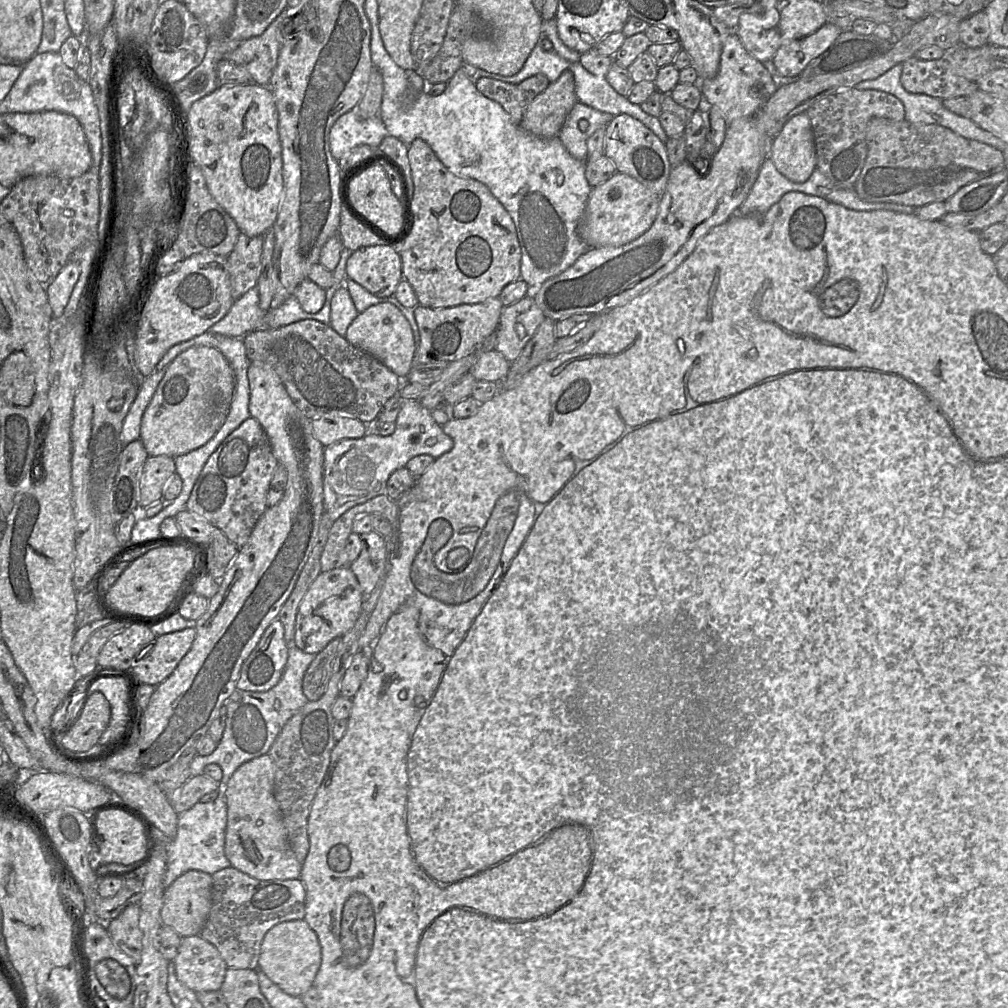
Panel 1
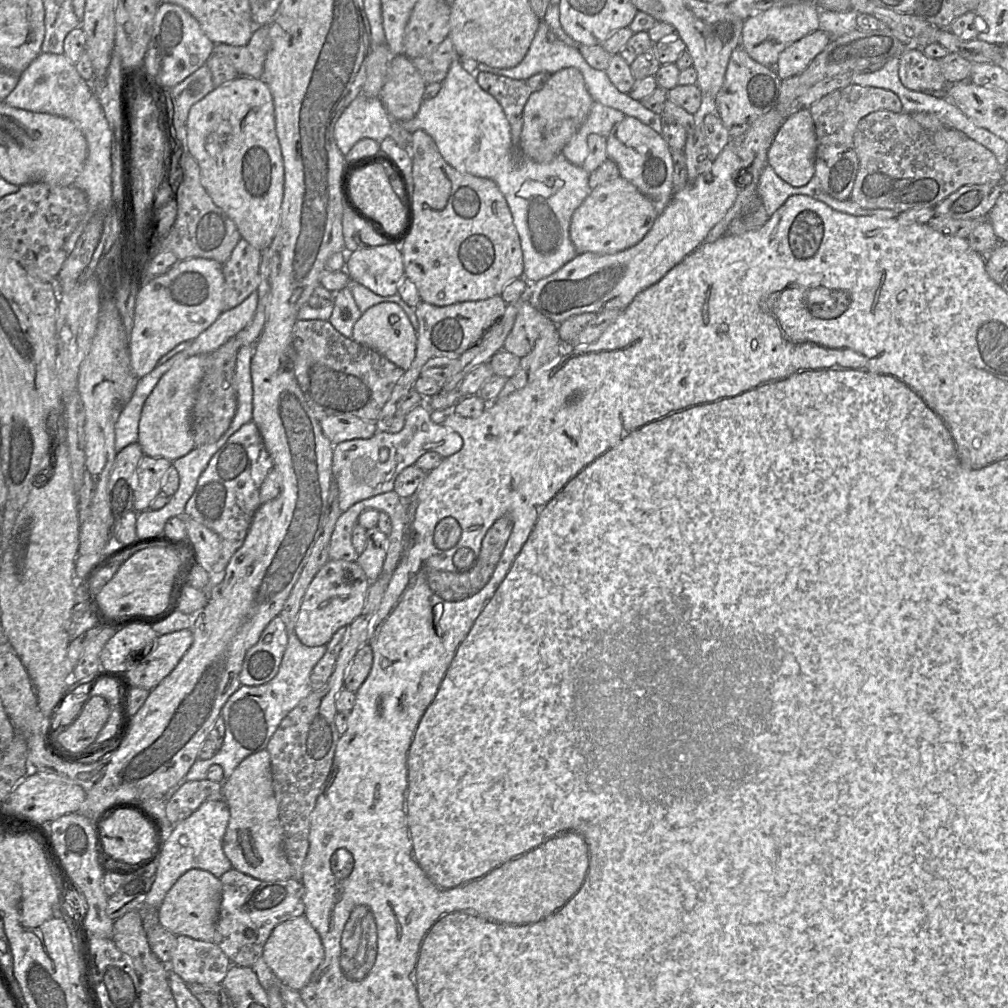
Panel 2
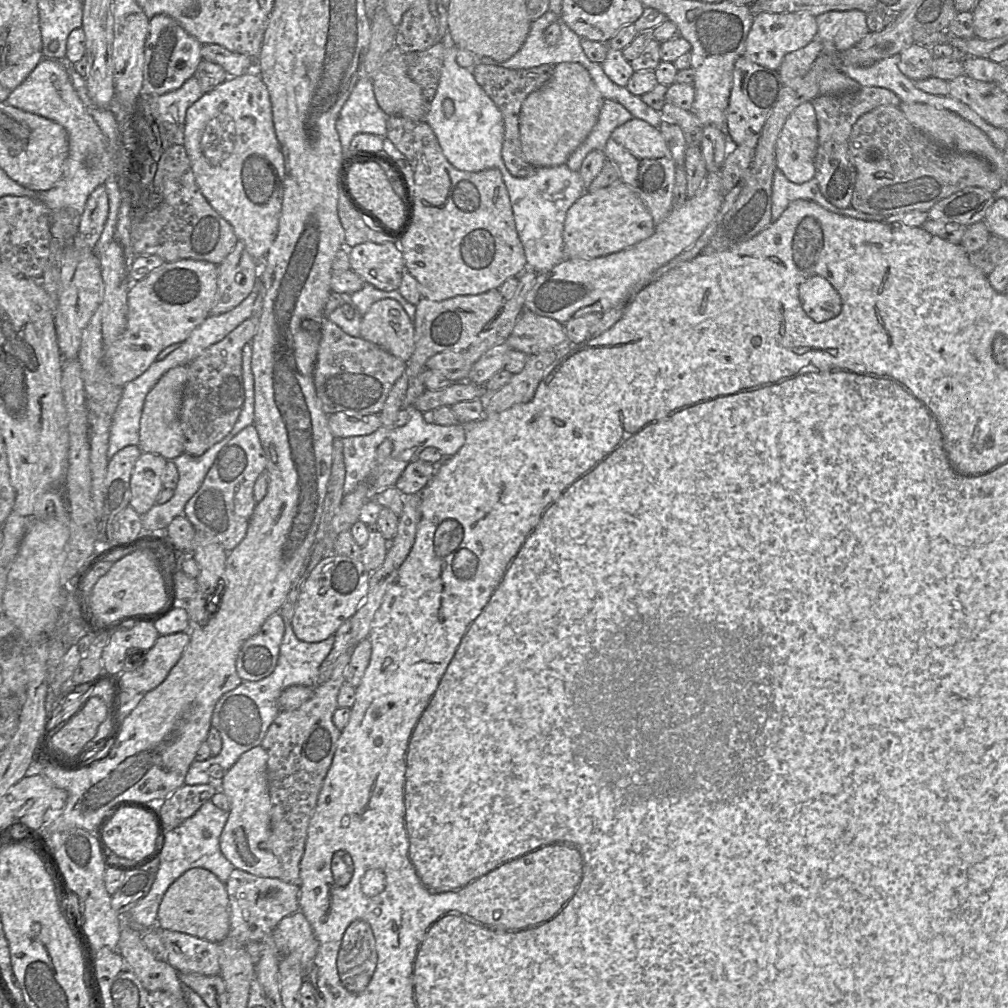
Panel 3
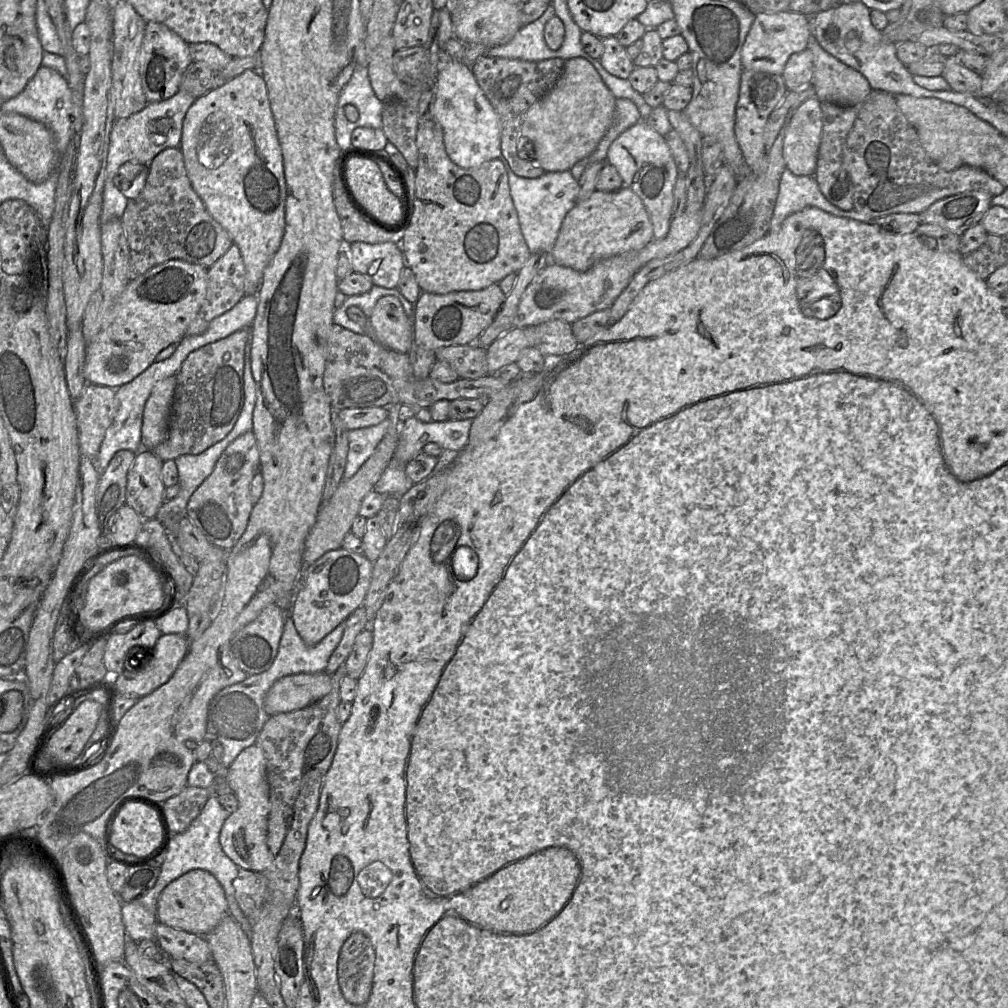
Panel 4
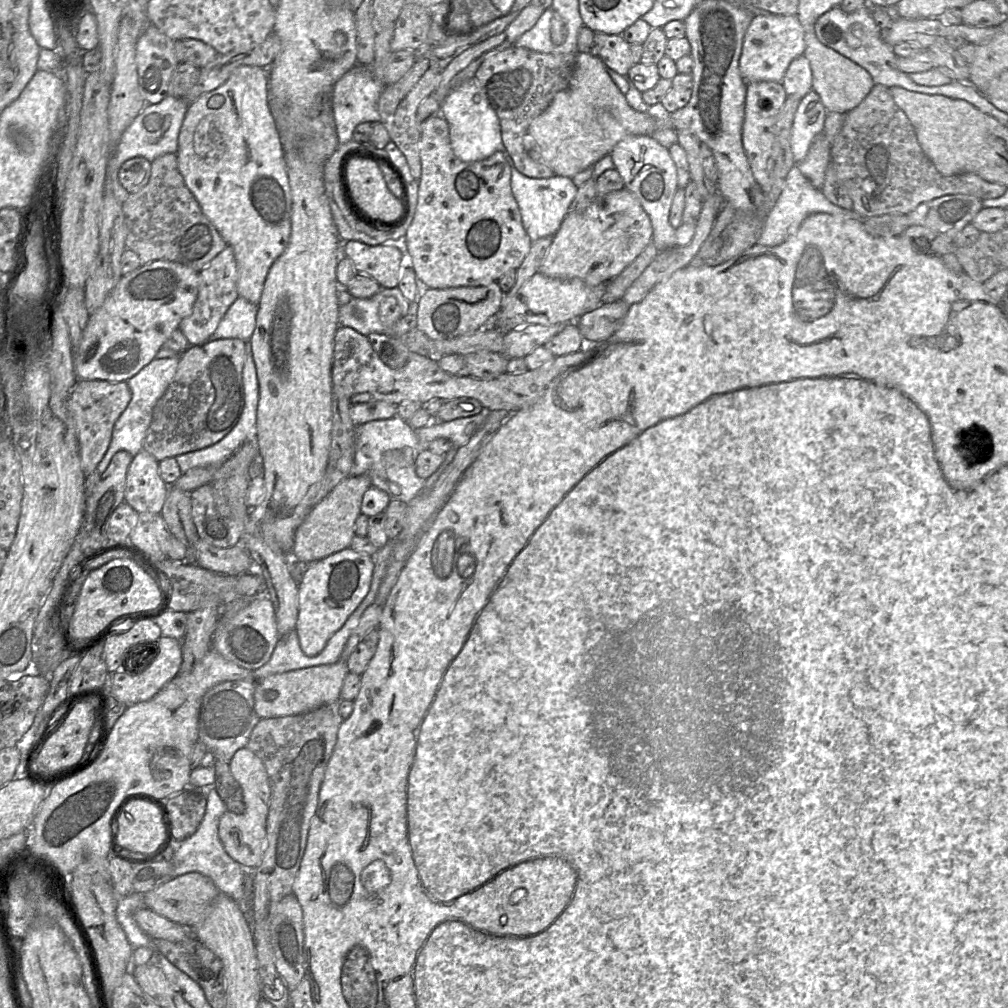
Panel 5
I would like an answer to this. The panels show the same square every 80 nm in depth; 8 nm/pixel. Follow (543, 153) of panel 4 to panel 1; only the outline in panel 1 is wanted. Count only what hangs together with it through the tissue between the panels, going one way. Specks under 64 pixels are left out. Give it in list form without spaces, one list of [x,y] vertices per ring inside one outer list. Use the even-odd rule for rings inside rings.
[[[565,70],[533,99],[520,126],[538,137],[556,137],[577,102],[574,75],[570,70]]]

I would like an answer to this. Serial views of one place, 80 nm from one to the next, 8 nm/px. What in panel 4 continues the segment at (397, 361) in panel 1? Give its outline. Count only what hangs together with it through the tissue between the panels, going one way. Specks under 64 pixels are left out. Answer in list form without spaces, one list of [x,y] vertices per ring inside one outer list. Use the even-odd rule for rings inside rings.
[[[383,296],[374,305],[369,317],[373,338],[384,347],[408,354],[413,346],[413,325],[399,300]]]

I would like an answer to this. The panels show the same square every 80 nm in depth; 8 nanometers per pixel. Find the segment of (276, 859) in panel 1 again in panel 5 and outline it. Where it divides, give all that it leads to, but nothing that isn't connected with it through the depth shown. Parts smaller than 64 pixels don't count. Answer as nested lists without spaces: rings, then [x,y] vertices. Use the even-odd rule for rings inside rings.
[[[247,747],[236,751],[229,767],[242,790],[246,809],[242,814],[234,814],[227,810],[221,816],[219,838],[231,858],[241,864],[246,871],[253,871],[261,864],[266,848],[267,818],[271,797],[269,777],[262,760]]]

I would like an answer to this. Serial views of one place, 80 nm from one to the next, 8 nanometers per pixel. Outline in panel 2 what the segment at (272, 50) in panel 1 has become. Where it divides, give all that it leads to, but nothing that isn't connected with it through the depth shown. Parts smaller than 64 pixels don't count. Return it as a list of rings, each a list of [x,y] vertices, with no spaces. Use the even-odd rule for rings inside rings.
[[[269,25],[255,27],[245,46],[215,44],[213,54],[227,58],[239,76],[262,79],[264,63],[270,49]]]

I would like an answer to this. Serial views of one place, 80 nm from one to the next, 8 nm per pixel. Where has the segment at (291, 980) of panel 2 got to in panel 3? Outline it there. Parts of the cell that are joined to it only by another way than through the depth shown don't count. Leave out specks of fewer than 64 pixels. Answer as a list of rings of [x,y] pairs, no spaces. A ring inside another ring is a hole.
[[[301,911],[284,917],[271,933],[280,957],[294,955],[305,969],[316,955],[318,941]]]

